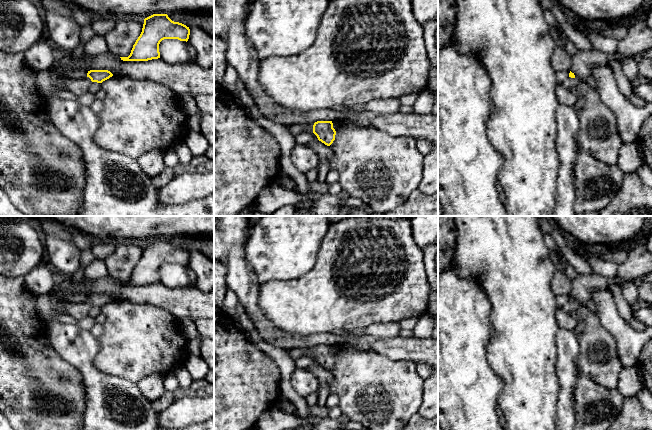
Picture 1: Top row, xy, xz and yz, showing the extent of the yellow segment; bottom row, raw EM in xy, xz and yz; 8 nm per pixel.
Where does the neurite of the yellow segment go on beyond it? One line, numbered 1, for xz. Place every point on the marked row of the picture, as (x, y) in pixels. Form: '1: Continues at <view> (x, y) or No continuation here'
1: Continues at xz (288, 117)

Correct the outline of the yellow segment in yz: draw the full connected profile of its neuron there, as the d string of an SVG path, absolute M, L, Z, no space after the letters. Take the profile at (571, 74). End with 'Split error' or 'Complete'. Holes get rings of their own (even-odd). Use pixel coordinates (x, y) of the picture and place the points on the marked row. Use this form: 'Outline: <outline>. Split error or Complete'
Outline: M570 71L569 78L565 80L565 82L562 84L562 86L573 92L574 94L578 91L577 87L579 85L580 81L579 79Z. Split error

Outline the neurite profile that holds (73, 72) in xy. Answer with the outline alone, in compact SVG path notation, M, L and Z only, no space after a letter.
M71 67L69 70L65 71L62 76L68 78L84 78L87 77L87 73L85 69Z

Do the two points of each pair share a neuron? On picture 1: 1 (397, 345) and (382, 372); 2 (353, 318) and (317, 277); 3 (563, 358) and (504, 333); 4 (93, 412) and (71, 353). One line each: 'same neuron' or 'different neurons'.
1: different neurons
2: same neuron
3: different neurons
4: same neuron

